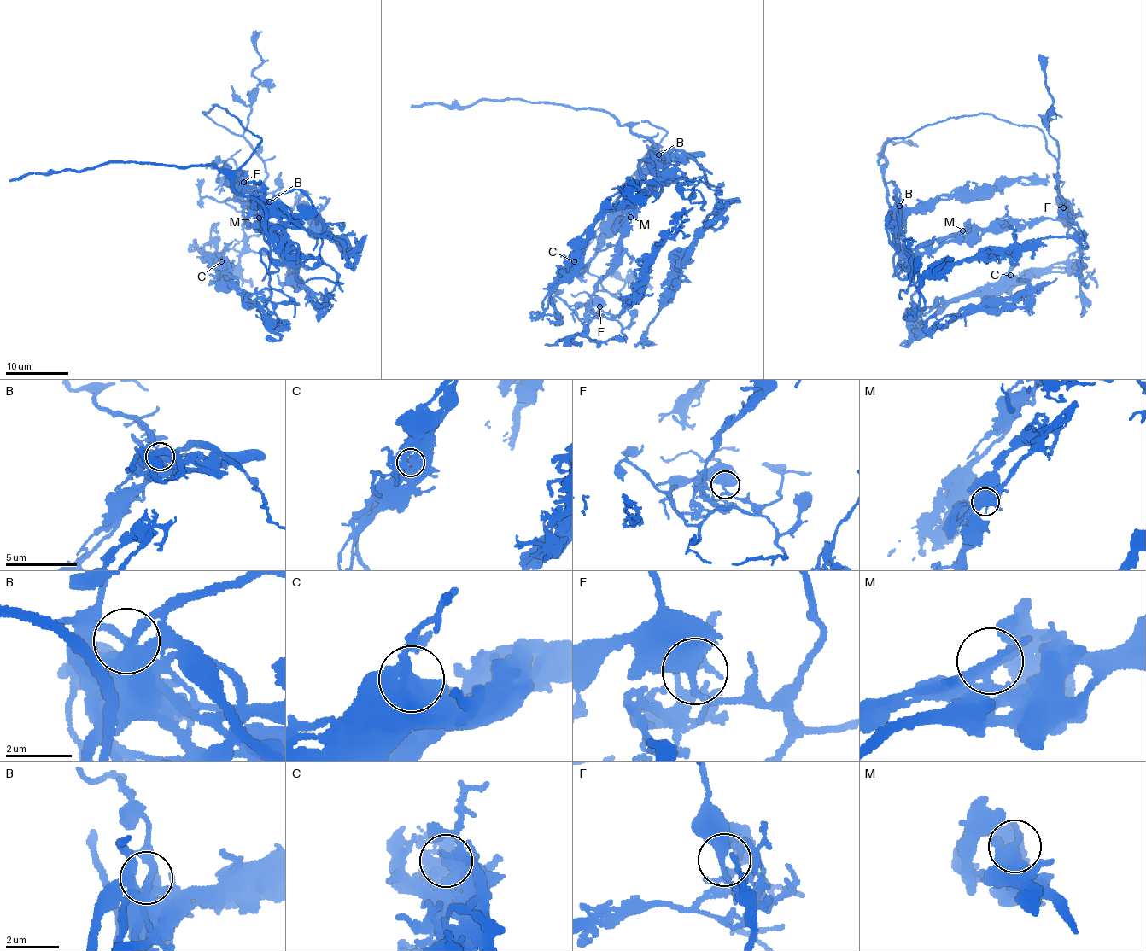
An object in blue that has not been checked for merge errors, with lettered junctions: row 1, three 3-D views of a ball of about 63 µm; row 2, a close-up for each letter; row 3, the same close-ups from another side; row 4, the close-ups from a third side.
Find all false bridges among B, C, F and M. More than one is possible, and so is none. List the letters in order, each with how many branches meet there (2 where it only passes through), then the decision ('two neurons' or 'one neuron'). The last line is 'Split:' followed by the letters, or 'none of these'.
B: 2 branches meet; one neuron
C: 3 branches meet; one neuron
F: 2 branches meet; one neuron
M: 3 branches meet; one neuron
Split: none of these

